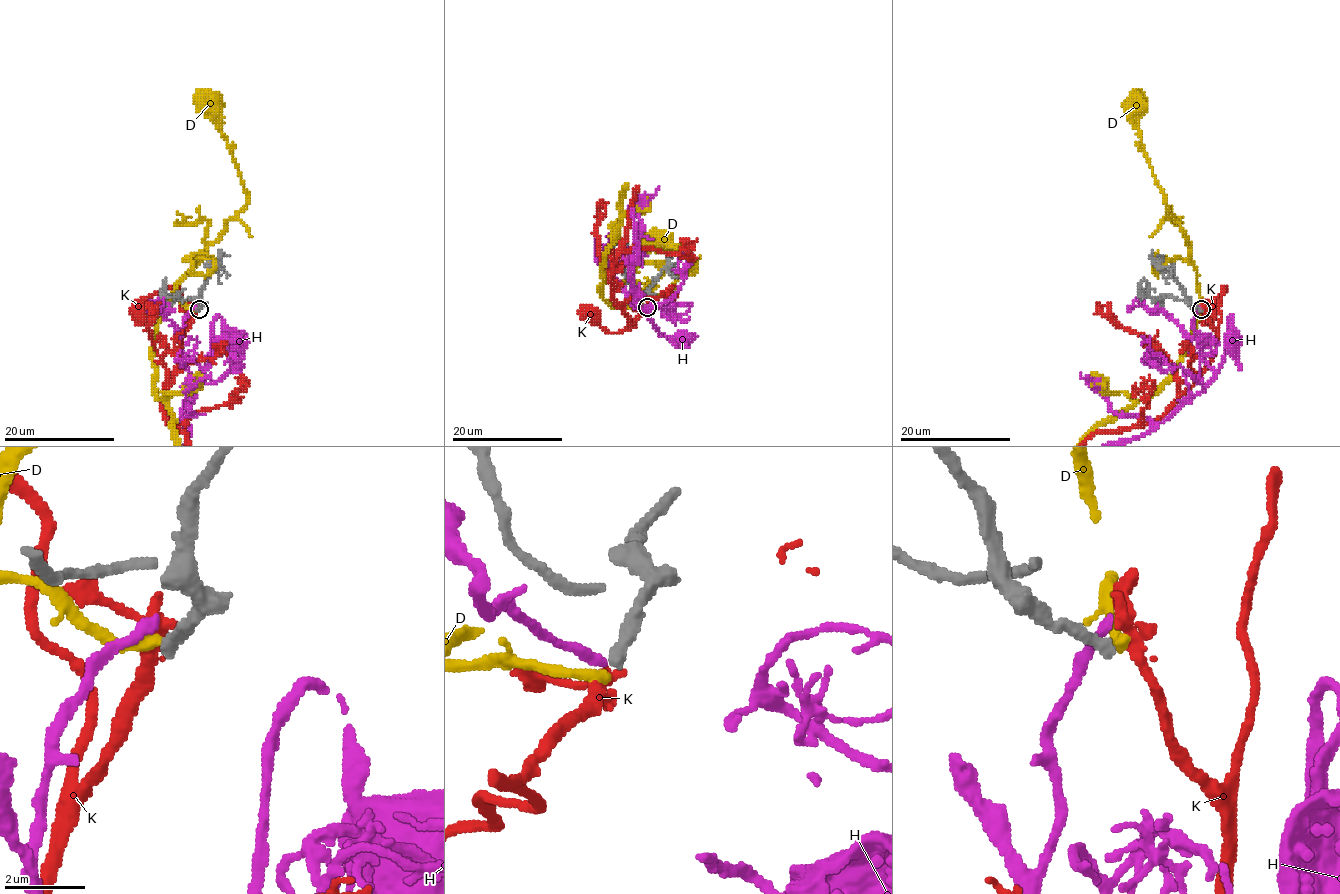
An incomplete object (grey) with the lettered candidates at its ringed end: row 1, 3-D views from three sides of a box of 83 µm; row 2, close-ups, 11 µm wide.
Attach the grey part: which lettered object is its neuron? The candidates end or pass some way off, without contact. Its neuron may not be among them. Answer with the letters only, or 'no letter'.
K

